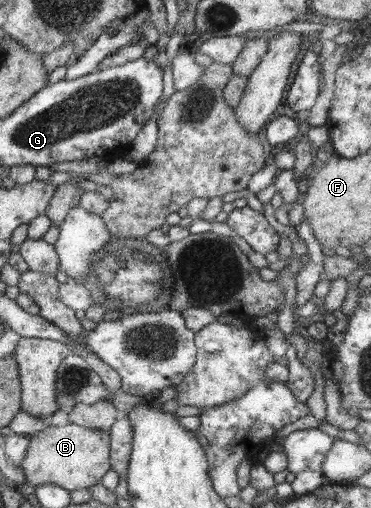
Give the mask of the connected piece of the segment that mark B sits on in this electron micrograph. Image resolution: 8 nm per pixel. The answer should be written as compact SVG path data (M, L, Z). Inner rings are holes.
M69 423L66 426L51 426L30 437L27 453L21 469L28 484L36 487L54 483L68 491L84 489L97 484L111 469L110 434L106 430L82 427Z

